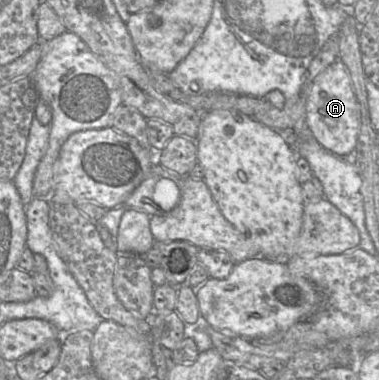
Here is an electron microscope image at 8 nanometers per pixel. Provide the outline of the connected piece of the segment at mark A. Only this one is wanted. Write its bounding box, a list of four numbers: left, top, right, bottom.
[306,59,360,158]

